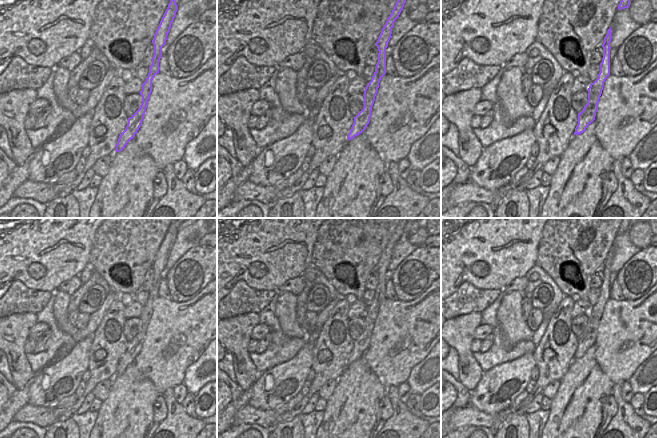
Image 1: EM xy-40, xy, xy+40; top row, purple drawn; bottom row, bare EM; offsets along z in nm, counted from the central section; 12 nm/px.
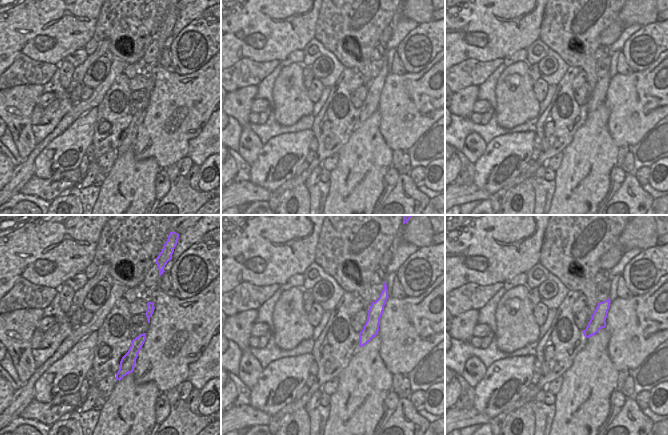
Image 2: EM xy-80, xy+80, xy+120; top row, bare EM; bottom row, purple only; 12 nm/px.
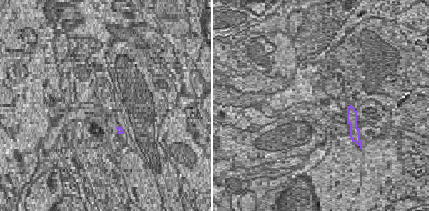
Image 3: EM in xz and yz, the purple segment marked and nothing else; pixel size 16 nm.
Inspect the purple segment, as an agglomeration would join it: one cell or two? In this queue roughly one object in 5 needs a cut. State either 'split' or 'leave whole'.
leave whole

